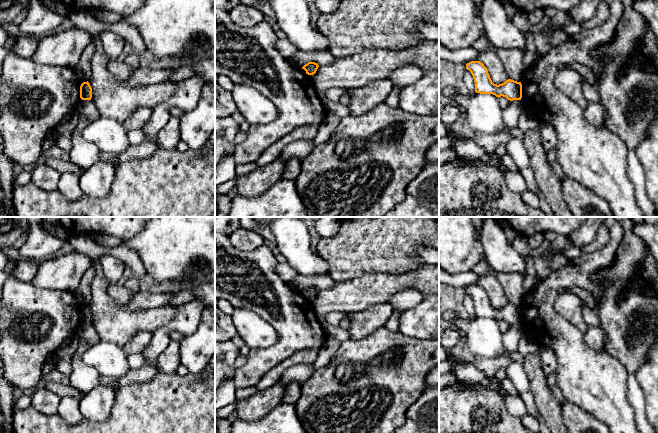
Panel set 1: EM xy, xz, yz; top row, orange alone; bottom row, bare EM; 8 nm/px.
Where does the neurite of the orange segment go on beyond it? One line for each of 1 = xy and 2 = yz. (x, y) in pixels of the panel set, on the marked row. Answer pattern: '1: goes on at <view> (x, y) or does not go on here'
1: does not go on here
2: does not go on here

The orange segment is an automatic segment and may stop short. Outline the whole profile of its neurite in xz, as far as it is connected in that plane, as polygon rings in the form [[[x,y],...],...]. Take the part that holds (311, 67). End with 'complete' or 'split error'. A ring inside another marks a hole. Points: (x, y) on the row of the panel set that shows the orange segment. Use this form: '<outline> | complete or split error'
[[[308,62],[307,64],[305,64],[302,67],[302,69],[304,69],[306,71],[306,74],[313,75],[316,73],[318,67],[319,67],[319,65],[315,62]]] | complete

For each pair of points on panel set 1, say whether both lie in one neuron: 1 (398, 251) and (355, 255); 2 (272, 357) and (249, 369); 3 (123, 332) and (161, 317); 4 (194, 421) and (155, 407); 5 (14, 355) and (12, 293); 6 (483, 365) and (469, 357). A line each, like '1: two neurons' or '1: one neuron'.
1: one neuron
2: one neuron
3: one neuron
4: one neuron
5: one neuron
6: one neuron

